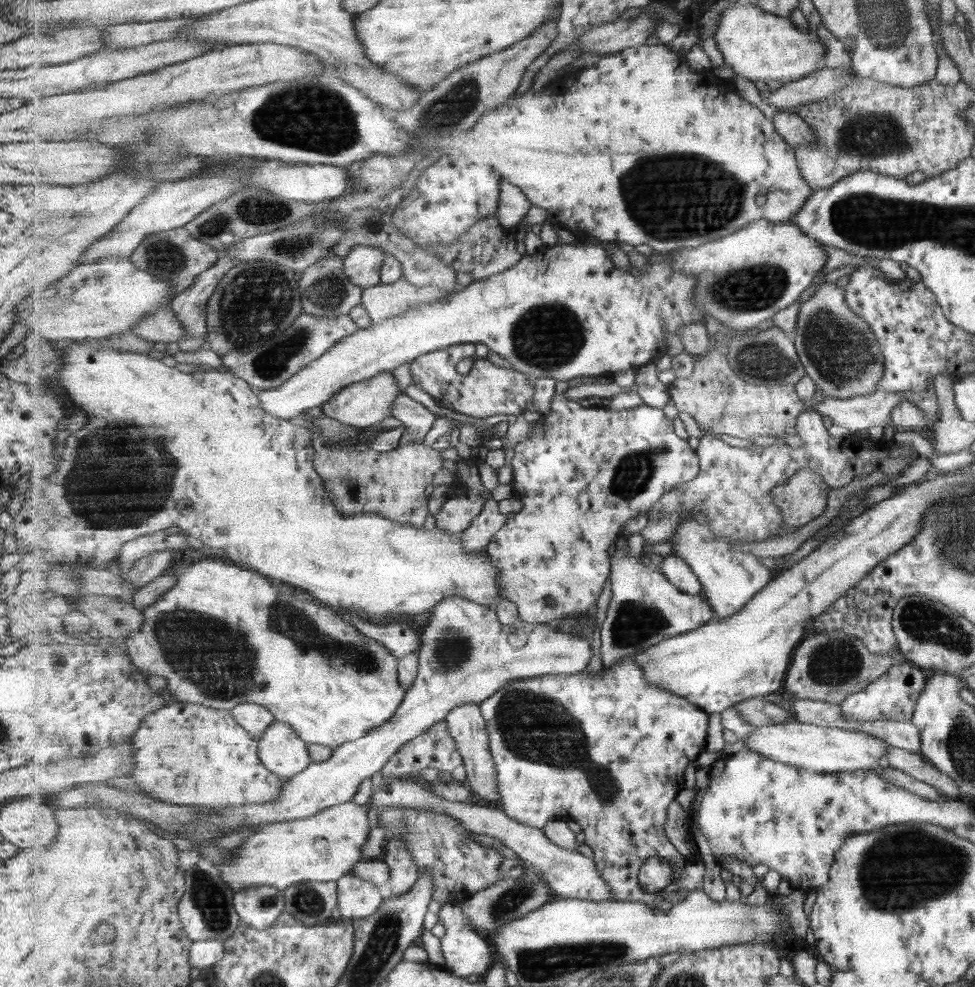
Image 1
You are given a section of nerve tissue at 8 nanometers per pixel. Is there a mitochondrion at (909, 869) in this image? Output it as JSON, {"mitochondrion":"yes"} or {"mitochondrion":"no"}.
{"mitochondrion":"yes"}

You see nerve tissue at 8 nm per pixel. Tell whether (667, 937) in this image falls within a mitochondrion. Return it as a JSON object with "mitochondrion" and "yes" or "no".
{"mitochondrion":"no"}

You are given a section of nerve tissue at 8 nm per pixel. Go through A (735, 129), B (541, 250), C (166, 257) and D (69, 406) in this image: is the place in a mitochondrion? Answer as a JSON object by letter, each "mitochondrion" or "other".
{"A":"other","B":"other","C":"mitochondrion","D":"other"}

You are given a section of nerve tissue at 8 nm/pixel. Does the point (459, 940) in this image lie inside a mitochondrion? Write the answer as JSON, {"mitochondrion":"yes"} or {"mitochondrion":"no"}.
{"mitochondrion":"no"}

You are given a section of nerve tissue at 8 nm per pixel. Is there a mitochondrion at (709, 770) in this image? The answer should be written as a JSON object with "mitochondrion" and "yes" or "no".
{"mitochondrion":"no"}

